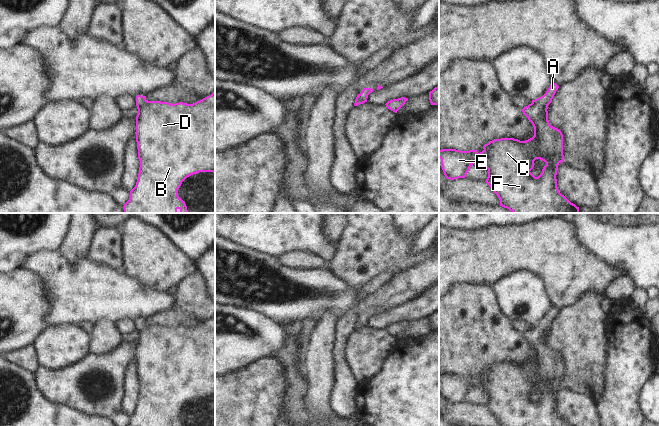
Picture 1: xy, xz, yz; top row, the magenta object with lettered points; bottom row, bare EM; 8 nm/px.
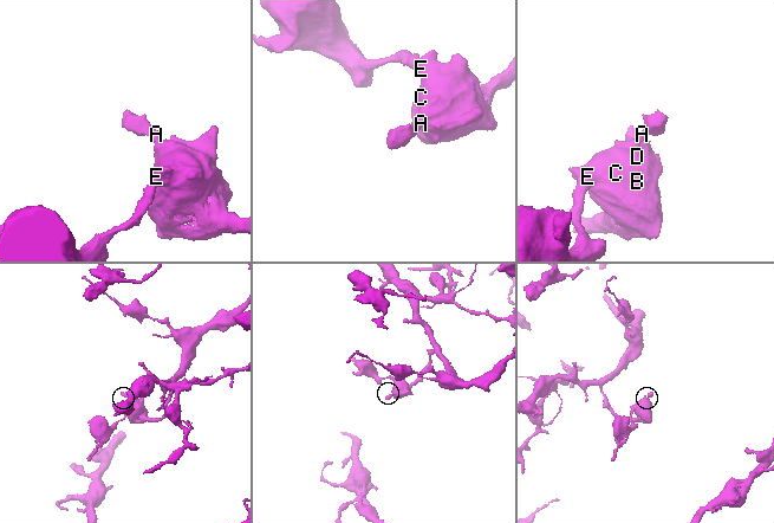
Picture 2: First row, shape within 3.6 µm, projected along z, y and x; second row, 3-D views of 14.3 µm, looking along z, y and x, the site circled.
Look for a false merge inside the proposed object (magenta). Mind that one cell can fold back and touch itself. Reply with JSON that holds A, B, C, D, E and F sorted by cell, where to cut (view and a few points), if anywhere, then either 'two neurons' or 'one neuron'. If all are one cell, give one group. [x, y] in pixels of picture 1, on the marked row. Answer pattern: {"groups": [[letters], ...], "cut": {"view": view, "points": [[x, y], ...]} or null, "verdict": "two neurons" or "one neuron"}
{"groups": [["A", "B", "C", "D", "E", "F"]], "cut": null, "verdict": "one neuron"}

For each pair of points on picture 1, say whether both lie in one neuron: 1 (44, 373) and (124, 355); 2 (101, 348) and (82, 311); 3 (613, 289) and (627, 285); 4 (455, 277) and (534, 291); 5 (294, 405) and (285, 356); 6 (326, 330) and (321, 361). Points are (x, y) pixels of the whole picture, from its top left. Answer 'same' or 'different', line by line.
1: same
2: different
3: same
4: different
5: same
6: same

